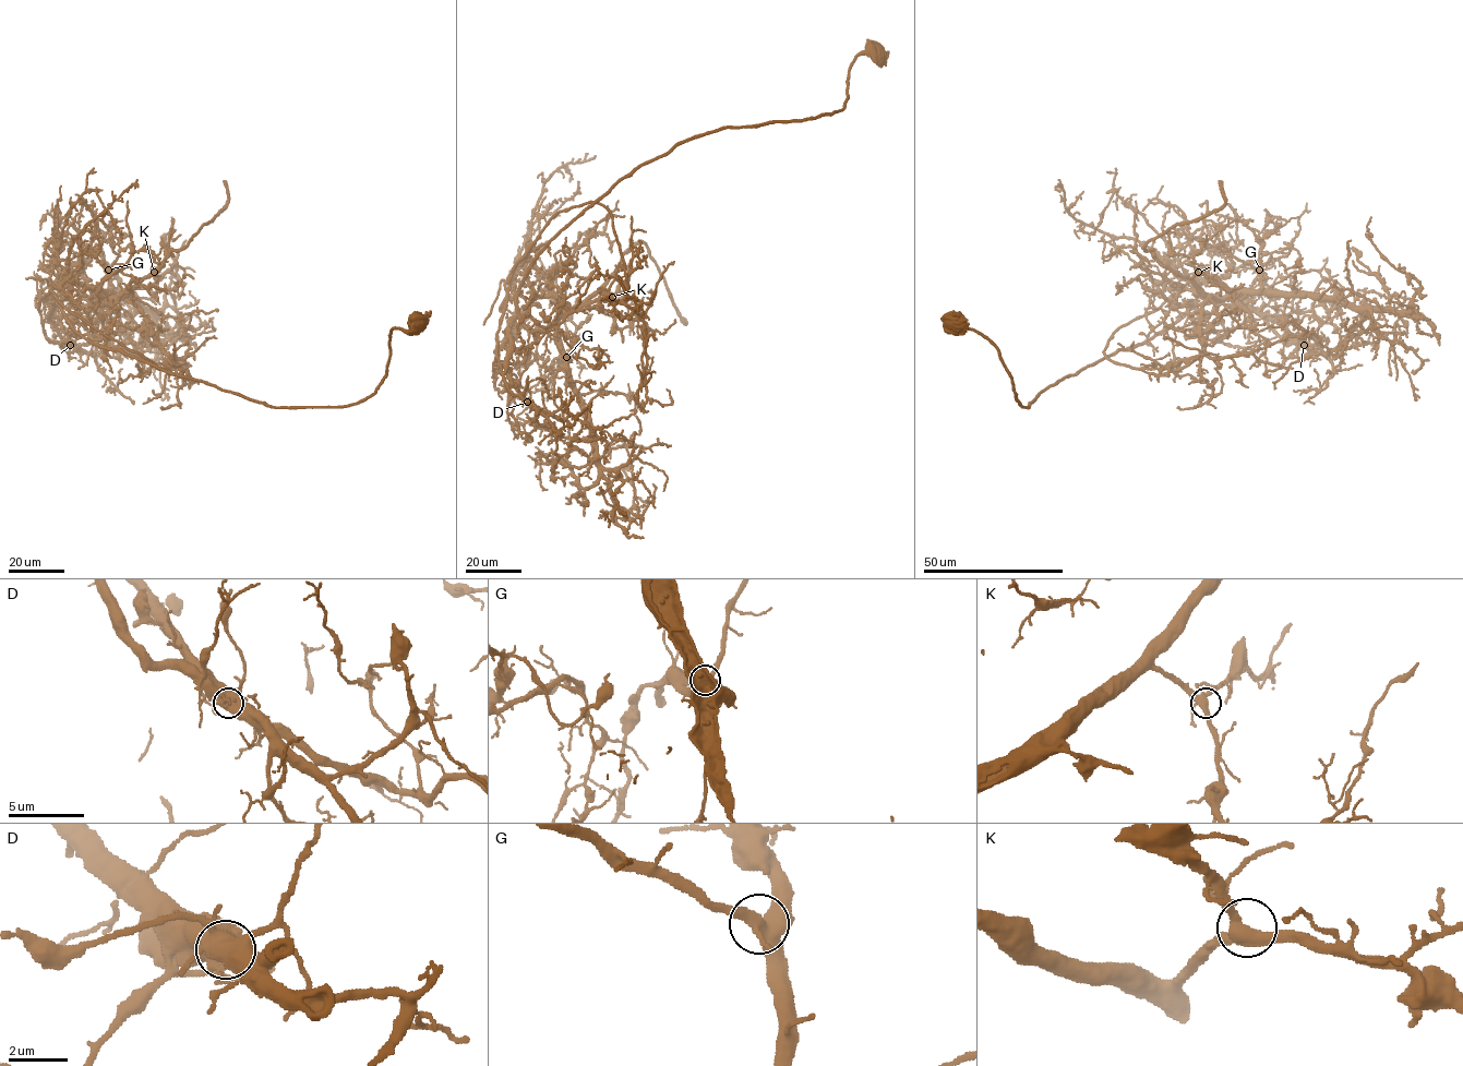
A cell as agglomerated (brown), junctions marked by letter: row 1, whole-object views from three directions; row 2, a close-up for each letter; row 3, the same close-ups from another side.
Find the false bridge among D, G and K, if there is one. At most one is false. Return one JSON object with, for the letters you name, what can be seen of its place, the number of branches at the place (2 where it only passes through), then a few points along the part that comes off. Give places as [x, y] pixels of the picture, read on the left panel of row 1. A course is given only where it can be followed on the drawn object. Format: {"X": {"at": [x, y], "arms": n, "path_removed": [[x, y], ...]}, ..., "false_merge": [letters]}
{"D": {"at": [70, 345], "arms": 5, "path_removed": [[70, 345], [43, 327], [50, 289], [168, 369], [141, 332], [107, 331], [95, 312], [102, 283], [123, 267]]}, "false_merge": ["D"]}

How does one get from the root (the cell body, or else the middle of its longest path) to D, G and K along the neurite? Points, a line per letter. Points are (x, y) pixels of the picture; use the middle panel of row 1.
D: (873, 51), (841, 109), (680, 141), (550, 242), (516, 306), (536, 331), (562, 311), (510, 326), (527, 402)
G: (873, 51), (841, 109), (680, 141), (571, 222), (516, 295), (566, 357)
K: (873, 51), (841, 109), (722, 128), (638, 165), (550, 242), (516, 306), (539, 331), (612, 297)

